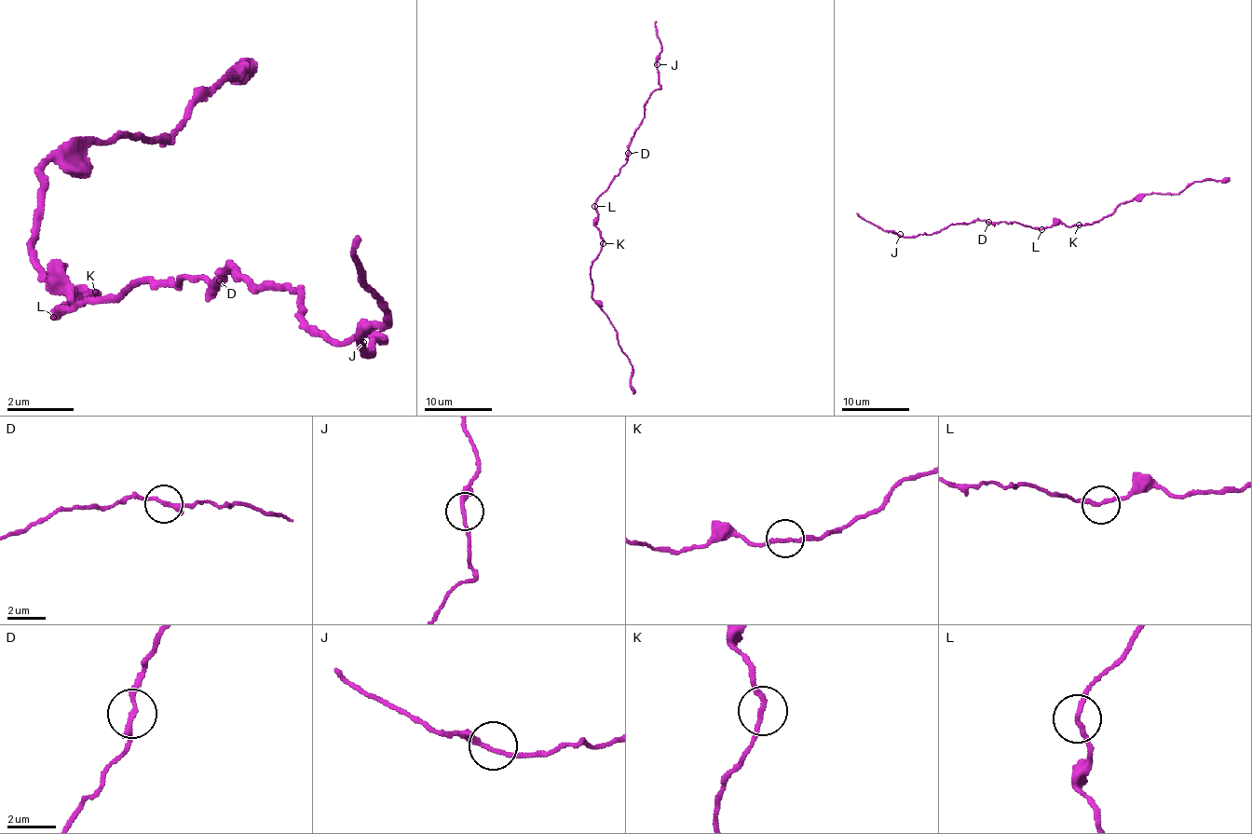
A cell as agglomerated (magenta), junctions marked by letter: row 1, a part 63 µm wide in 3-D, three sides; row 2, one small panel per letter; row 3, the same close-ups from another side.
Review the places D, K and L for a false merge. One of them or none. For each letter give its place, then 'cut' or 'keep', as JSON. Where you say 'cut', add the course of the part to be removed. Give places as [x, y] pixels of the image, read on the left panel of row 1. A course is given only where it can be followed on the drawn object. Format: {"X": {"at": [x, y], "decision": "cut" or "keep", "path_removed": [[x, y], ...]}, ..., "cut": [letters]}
{"D": {"at": [219, 280], "decision": "keep"}, "K": {"at": [95, 292], "decision": "keep"}, "L": {"at": [53, 317], "decision": "keep"}, "cut": []}

